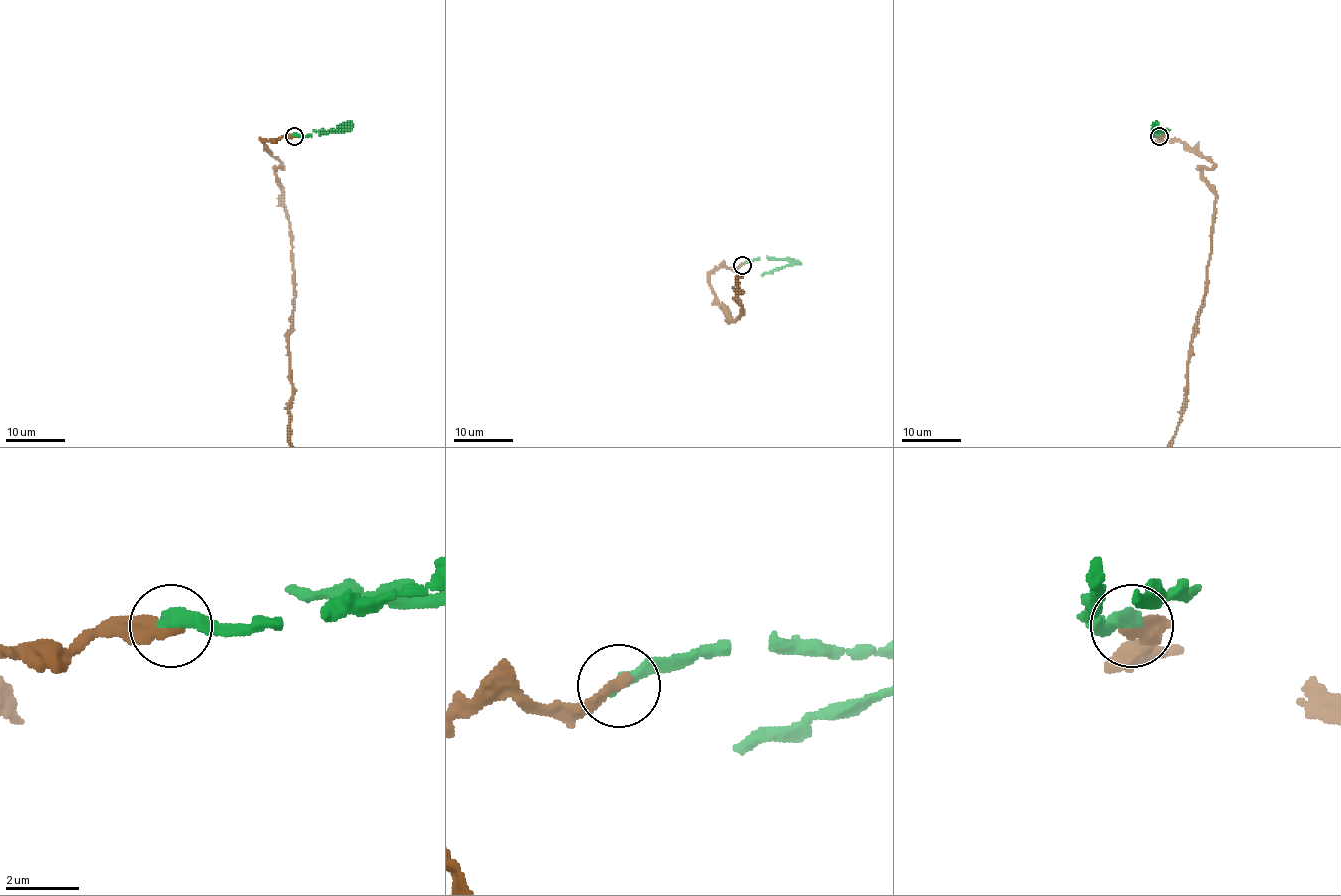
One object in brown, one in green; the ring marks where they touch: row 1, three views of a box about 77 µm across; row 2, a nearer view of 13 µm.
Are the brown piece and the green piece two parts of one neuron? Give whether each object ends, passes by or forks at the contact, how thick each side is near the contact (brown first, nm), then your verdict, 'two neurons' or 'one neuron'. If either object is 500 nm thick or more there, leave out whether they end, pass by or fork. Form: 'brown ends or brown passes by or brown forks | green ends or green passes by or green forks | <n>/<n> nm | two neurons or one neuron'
brown ends | green ends | 340/440 nm | one neuron

